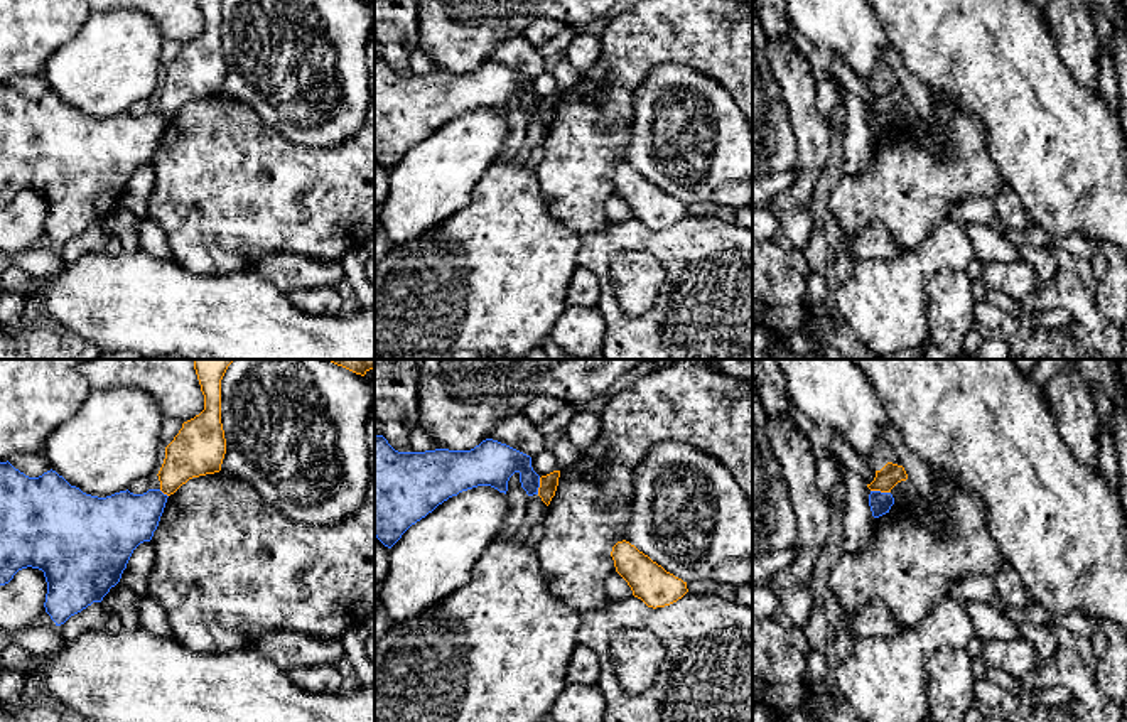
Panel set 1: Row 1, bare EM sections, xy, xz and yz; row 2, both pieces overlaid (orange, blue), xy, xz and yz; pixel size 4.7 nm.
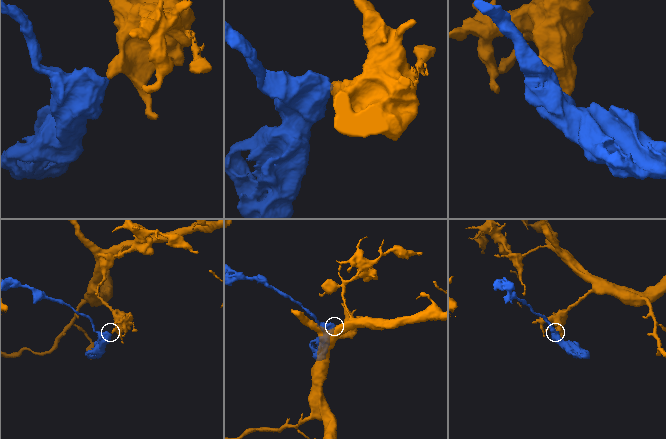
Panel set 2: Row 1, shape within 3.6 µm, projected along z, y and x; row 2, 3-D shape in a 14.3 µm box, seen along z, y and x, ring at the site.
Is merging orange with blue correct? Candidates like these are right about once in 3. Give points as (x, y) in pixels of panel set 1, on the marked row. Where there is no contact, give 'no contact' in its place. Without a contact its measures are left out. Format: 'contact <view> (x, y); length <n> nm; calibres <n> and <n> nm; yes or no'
contact yz (881, 491); length 100 nm; calibres 100 and 100 nm; no

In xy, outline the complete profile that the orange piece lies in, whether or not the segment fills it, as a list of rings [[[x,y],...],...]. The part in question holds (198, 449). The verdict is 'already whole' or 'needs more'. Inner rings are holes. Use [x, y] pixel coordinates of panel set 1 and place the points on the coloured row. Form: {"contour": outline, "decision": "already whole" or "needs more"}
{"contour": [[[192,359],[204,395],[204,410],[182,423],[165,447],[159,471],[160,491],[174,494],[192,477],[221,471],[226,439],[221,423],[221,380],[235,359]]], "decision": "already whole"}

